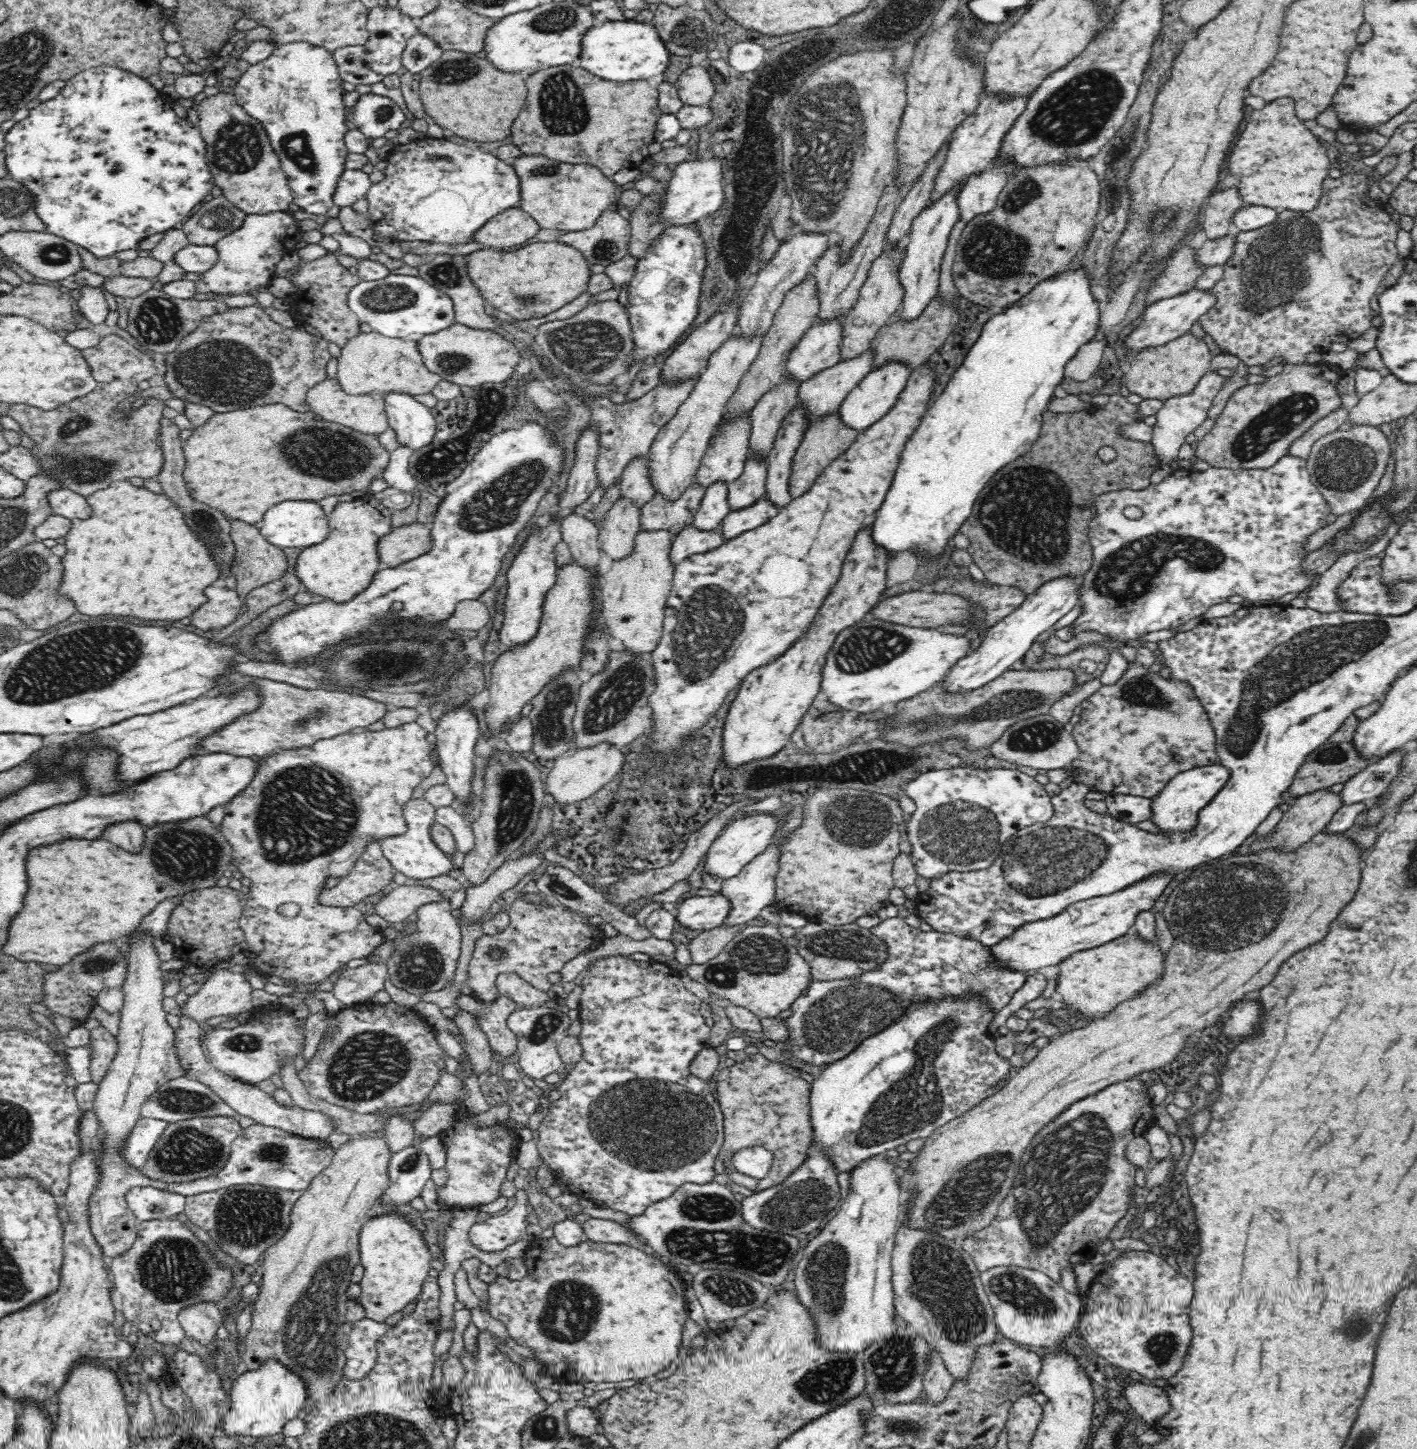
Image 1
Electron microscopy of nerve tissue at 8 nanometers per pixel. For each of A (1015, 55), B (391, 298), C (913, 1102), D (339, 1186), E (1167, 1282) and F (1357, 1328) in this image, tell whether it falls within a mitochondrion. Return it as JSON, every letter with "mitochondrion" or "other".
{"A":"other","B":"mitochondrion","C":"mitochondrion","D":"other","E":"other","F":"mitochondrion"}

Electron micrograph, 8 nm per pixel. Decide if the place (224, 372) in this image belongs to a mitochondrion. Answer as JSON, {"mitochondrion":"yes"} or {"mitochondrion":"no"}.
{"mitochondrion":"yes"}

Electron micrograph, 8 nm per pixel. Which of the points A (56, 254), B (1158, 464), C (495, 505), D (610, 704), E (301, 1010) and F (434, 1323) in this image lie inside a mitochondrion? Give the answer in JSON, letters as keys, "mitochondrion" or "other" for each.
{"A":"mitochondrion","B":"other","C":"mitochondrion","D":"mitochondrion","E":"other","F":"other"}

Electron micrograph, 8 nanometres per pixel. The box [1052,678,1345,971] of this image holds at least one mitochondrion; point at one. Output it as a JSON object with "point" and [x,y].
{"point":[1216,910]}

